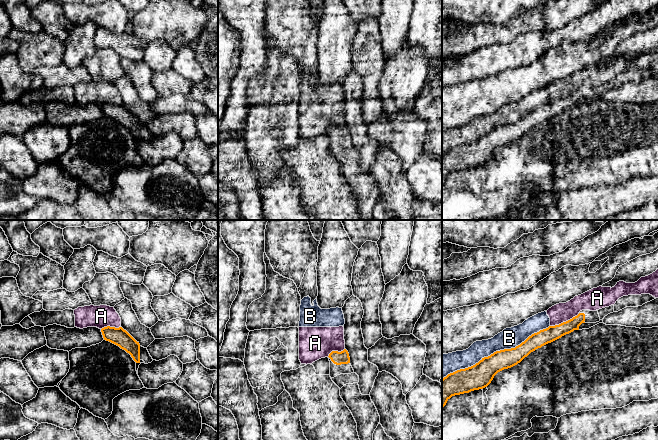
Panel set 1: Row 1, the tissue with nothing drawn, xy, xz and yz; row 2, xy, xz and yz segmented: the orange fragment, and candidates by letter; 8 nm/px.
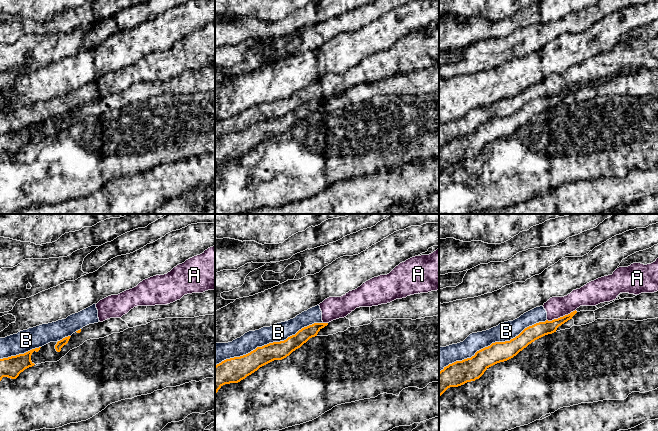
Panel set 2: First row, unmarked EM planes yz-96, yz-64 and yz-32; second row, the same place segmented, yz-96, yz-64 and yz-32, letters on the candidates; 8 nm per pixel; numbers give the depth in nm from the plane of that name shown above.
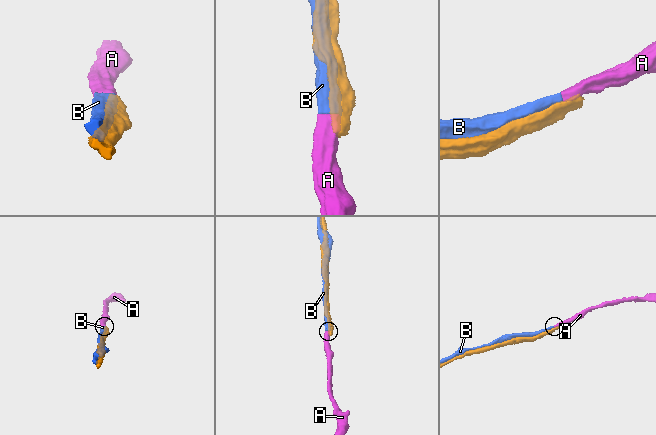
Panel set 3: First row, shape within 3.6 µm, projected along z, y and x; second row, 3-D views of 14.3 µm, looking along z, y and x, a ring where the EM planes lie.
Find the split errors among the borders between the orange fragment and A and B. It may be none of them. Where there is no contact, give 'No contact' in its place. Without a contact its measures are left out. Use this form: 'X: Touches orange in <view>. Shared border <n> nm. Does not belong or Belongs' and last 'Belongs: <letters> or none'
A: Touches orange in yz. Shared border 260 nm. Does not belong
B: Touches orange in yz. Shared border 950 nm. Does not belong
Belongs: none

